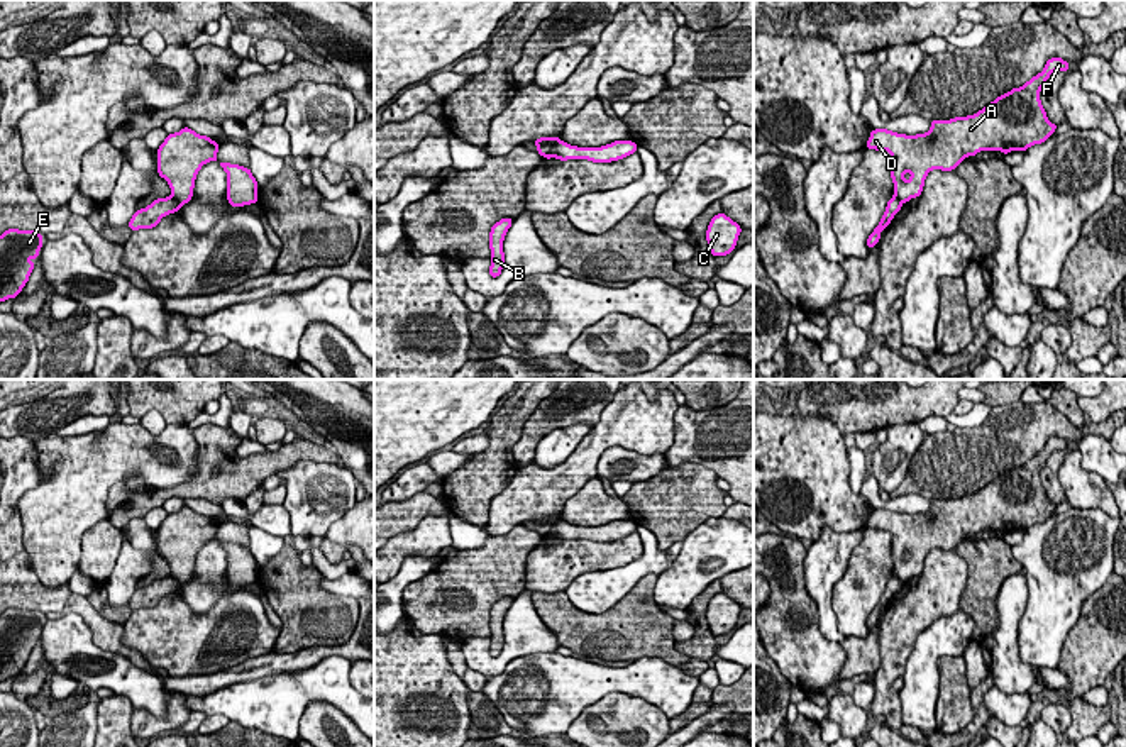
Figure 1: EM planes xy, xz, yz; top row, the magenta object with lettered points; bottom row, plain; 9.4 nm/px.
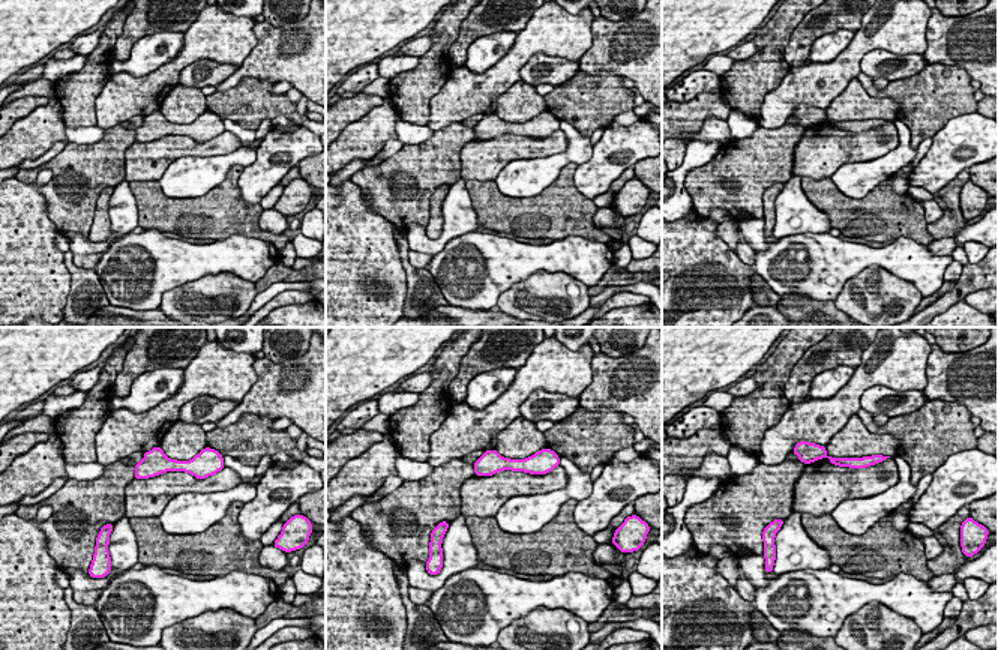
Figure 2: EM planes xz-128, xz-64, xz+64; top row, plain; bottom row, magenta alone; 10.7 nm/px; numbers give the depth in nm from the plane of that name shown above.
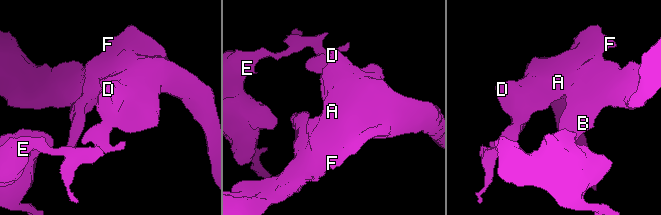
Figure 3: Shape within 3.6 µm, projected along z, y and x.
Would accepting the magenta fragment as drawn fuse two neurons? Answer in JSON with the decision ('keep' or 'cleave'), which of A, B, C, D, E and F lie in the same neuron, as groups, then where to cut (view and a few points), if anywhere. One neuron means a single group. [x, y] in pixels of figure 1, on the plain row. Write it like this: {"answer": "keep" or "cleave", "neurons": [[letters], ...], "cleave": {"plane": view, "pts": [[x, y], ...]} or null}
{"answer": "cleave", "neurons": [["A", "B", "C", "D", "F"], ["E"]], "cleave": {"plane": "xz", "pts": [[559, 519], [544, 536]]}}

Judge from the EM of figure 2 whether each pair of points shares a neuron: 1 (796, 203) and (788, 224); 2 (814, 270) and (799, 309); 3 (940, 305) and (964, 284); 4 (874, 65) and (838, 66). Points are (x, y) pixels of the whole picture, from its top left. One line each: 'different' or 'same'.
1: same
2: different
3: same
4: different

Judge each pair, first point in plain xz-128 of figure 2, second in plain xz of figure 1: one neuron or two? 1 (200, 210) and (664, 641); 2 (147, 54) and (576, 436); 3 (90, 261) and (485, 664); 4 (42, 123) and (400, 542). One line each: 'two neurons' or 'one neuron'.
1: one neuron
2: one neuron
3: two neurons
4: one neuron

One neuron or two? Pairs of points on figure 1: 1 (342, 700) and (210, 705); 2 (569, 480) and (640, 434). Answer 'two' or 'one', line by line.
1: one
2: one

